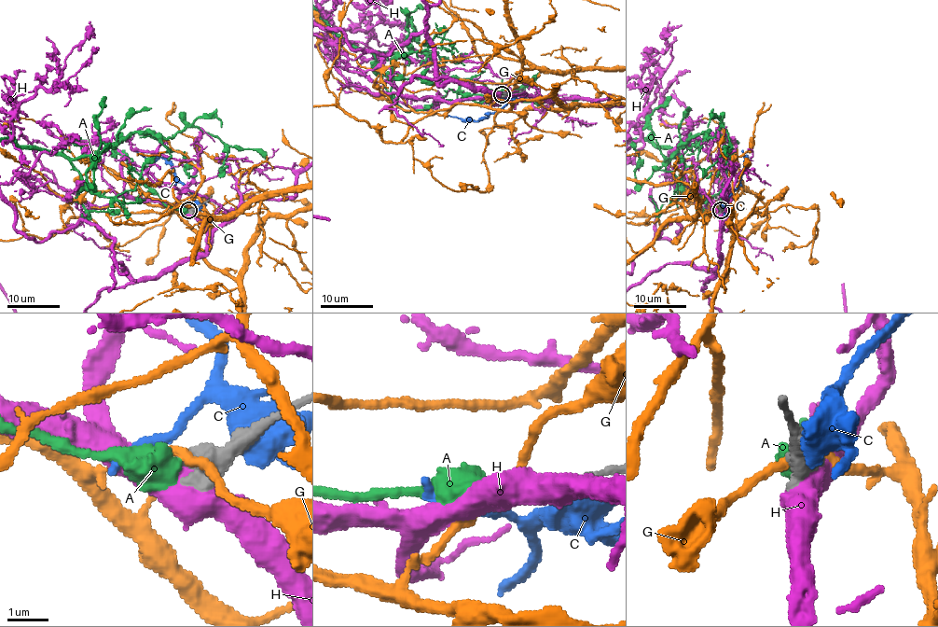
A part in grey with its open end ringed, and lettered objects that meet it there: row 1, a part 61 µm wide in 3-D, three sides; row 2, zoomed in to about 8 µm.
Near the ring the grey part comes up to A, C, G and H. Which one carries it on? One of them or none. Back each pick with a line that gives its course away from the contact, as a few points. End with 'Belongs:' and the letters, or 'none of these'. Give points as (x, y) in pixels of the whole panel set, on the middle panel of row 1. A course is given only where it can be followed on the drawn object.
A: course (502, 94), (406, 111), (374, 56), (411, 46), (448, 76), (537, 104), (541, 72)
Belongs: A

